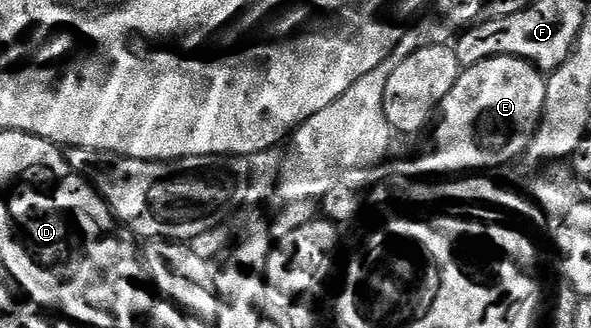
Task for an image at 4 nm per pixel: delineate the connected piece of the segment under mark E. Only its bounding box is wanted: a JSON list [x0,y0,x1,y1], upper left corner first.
[415,55,547,177]

